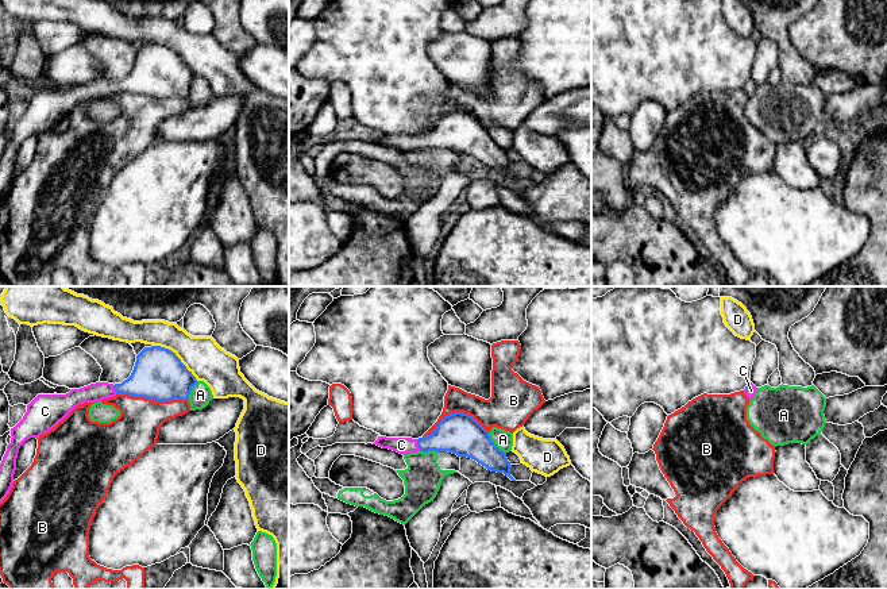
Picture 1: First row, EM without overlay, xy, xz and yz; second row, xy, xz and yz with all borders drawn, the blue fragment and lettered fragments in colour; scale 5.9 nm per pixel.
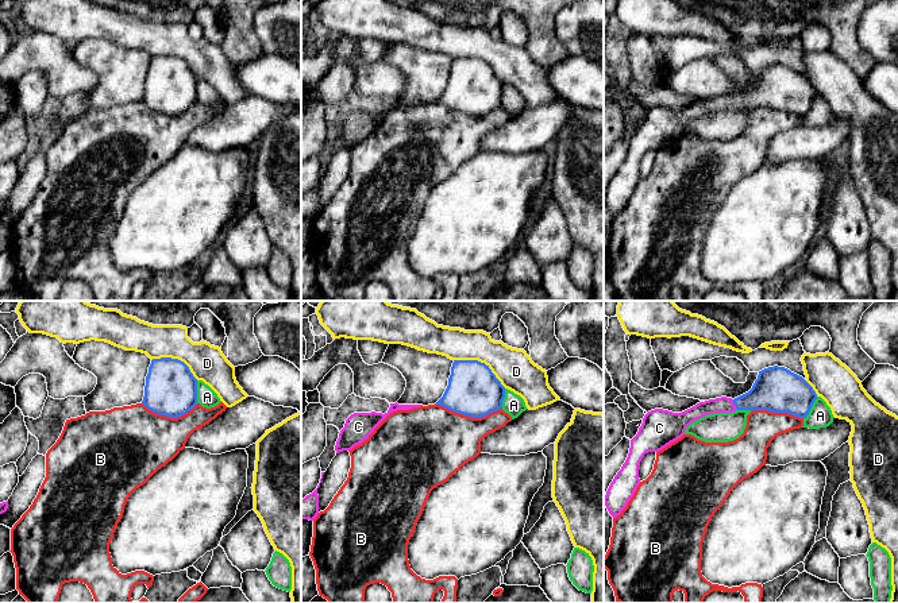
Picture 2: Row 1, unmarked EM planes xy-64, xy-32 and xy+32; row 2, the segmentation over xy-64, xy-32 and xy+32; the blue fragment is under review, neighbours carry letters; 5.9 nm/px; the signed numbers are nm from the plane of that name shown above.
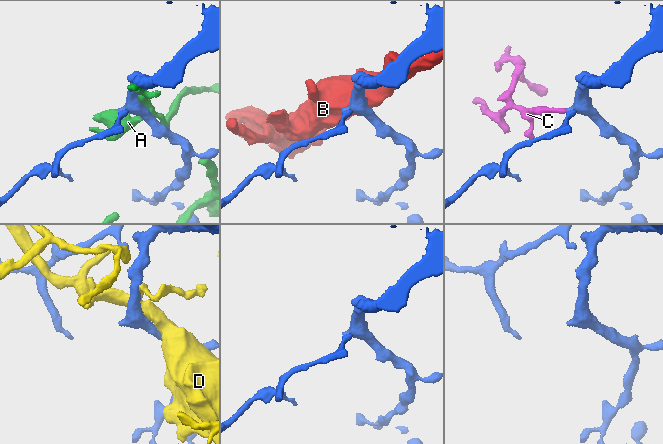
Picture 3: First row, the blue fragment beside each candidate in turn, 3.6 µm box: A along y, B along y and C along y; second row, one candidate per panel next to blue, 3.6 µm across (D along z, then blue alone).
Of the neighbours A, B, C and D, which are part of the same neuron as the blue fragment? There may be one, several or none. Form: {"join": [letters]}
{"join": ["C"]}

